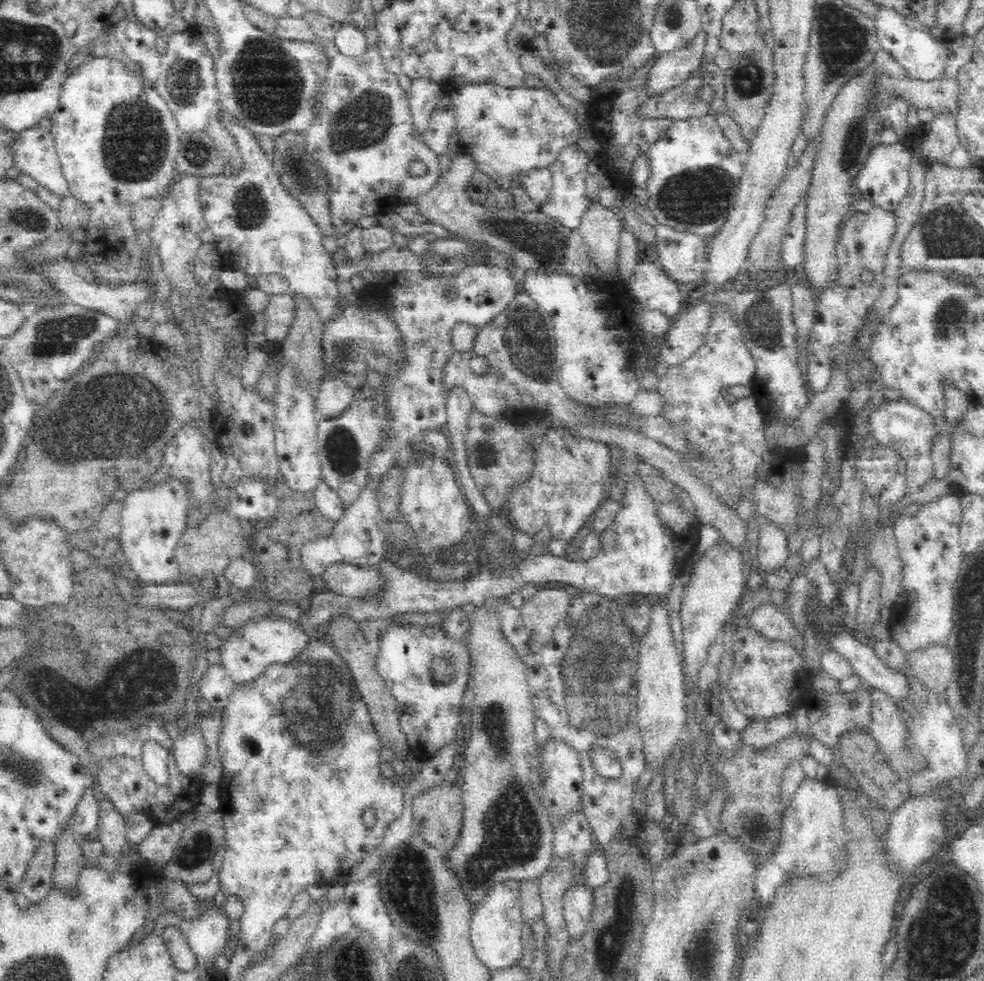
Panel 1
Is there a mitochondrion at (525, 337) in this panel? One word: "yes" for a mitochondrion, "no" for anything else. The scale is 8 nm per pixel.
yes

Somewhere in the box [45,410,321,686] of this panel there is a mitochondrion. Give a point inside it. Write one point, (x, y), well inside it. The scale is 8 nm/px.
(275, 582)

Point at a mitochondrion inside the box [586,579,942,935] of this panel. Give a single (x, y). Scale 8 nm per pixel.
(755, 830)

